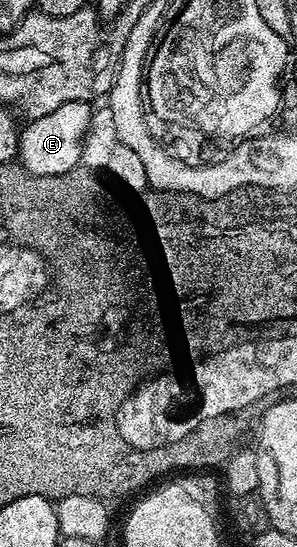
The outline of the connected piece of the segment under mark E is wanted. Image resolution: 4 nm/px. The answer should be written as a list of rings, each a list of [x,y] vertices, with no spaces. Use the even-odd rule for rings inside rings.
[[[89,101],[66,102],[50,114],[37,120],[28,120],[18,136],[18,160],[28,172],[39,176],[66,174],[81,163],[84,138],[91,126],[93,105]]]

